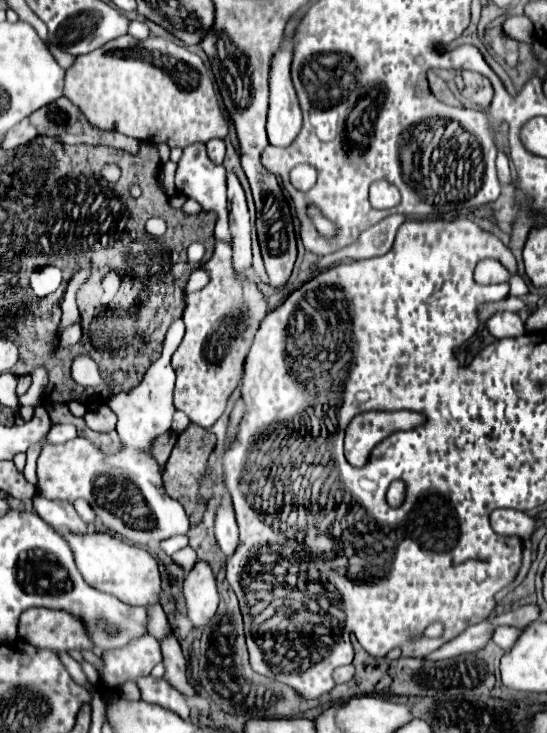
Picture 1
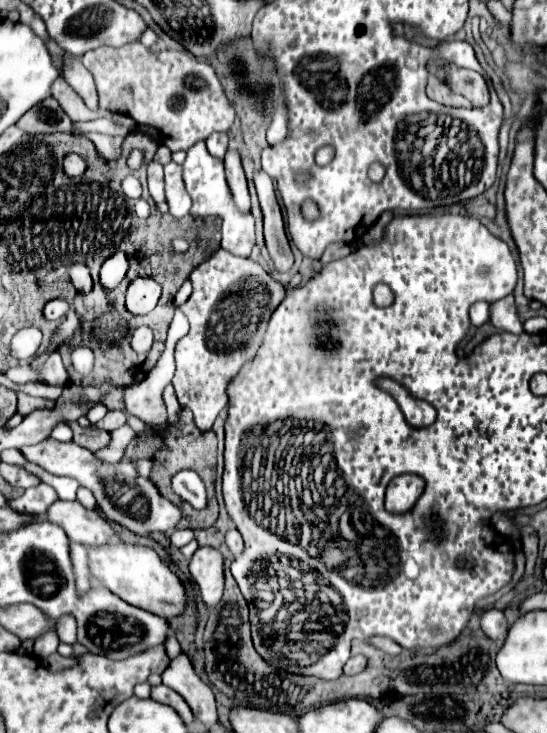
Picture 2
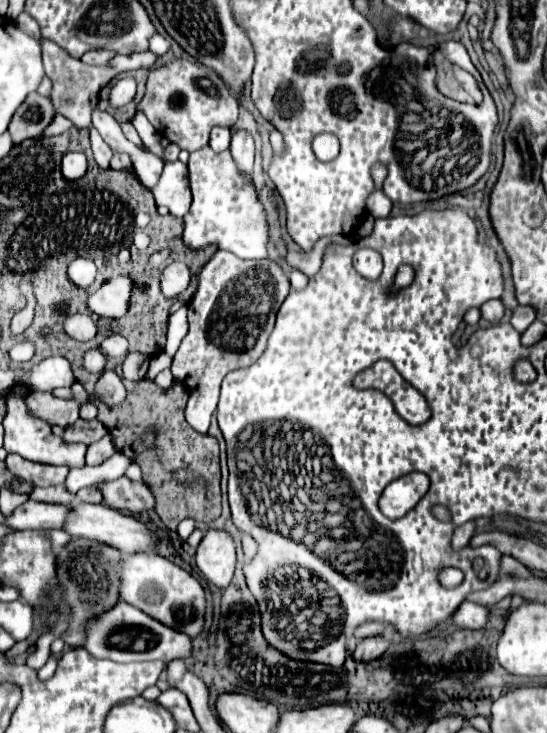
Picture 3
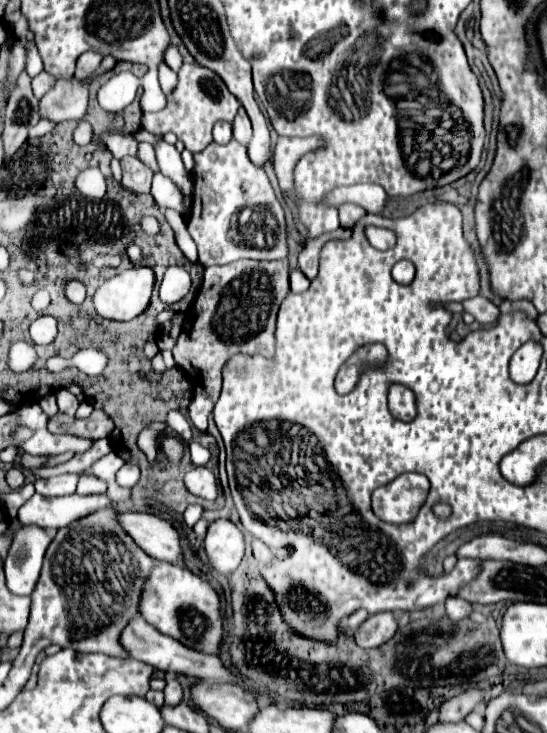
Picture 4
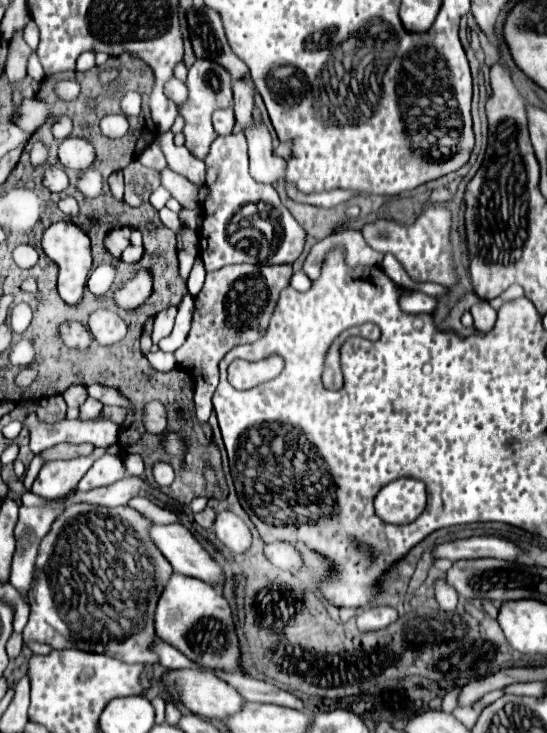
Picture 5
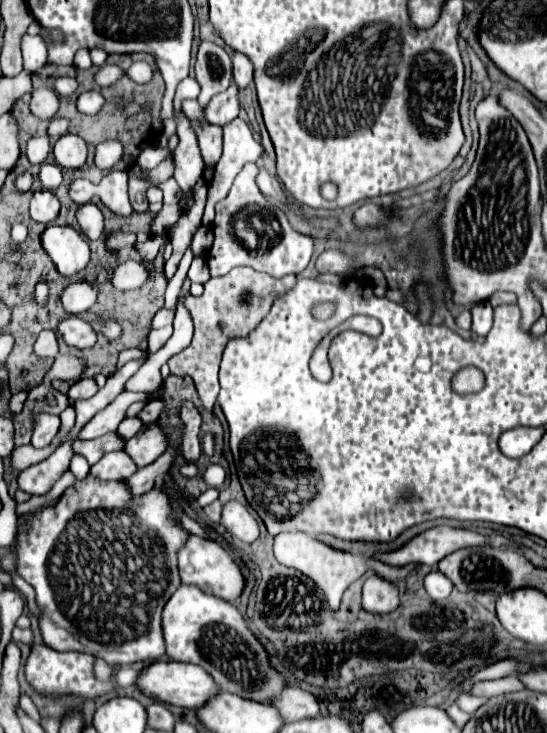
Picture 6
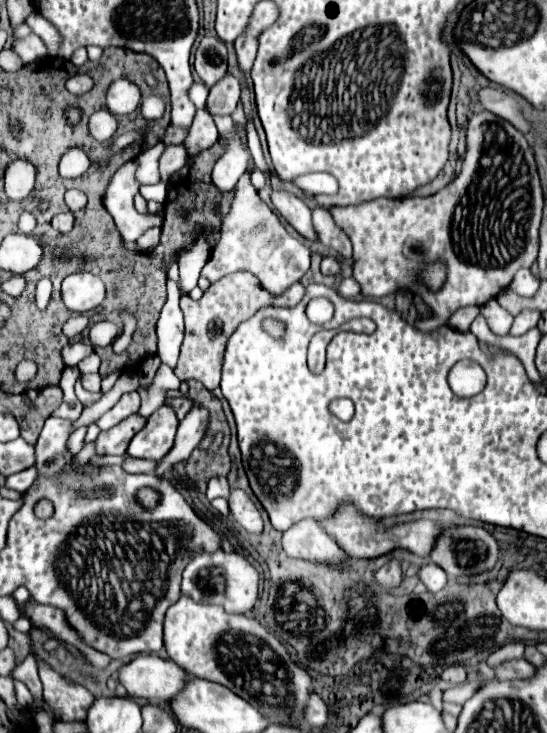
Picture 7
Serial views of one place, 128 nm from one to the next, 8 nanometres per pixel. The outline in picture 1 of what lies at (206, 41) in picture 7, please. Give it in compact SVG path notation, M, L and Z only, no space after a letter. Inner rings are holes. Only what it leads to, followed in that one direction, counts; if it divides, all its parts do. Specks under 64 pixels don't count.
M120 36L110 40L98 50L78 56L76 64L66 72L64 96L100 130L116 130L136 140L168 144L170 148L186 148L194 142L208 142L210 138L224 138L228 134L228 120L222 114L214 82L200 56L188 52L164 38L136 40L132 36Z

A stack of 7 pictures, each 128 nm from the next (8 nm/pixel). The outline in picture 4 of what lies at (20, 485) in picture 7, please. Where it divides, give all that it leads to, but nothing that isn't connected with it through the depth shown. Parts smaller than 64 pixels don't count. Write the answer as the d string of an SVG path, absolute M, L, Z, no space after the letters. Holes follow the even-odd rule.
M60 474L52 478L38 478L36 492L42 496L68 496L76 492L76 482L80 474Z

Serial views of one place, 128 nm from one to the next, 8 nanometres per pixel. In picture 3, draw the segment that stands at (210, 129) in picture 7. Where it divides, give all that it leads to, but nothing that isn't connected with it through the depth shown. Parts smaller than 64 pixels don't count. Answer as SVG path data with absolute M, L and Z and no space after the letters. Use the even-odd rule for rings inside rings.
M42 40L42 62L44 62L46 76L52 80L50 102L54 106L54 112L62 114L64 118L68 118L78 128L90 128L90 132L92 132L90 140L92 140L94 160L102 168L110 166L112 150L104 144L104 140L100 138L100 134L92 128L92 122L90 122L90 114L92 114L90 98L92 98L92 94L98 92L102 86L106 86L110 80L114 80L118 74L124 74L124 72L130 72L130 70L136 70L136 68L152 68L156 64L156 60L158 60L158 56L154 52L140 52L140 54L132 54L132 56L116 56L106 66L88 66L88 64L84 64L84 62L74 60L72 56L68 56L60 46L52 44L50 40Z

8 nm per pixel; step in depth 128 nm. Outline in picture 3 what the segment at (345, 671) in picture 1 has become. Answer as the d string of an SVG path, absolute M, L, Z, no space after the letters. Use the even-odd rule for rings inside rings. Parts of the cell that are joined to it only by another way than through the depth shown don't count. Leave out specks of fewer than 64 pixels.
M384 634L364 638L364 640L358 642L358 646L354 650L354 658L356 660L364 660L364 662L376 660L376 658L380 658L388 650L388 646L390 646L390 640Z

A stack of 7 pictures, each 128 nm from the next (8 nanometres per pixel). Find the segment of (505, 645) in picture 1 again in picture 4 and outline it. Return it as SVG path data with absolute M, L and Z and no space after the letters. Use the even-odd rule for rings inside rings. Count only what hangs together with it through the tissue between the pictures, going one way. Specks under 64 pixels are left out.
M450 596L446 600L446 614L448 614L450 620L462 620L470 612L472 612L472 606L466 600L462 600L458 596Z

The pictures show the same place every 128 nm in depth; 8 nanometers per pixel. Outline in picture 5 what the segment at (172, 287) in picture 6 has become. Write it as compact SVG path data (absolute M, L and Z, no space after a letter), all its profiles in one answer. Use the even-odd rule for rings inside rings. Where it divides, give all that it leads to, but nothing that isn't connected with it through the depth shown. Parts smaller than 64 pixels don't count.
M168 306L162 312L154 316L154 328L152 328L152 344L158 344L162 338L166 338L172 332L176 318L176 306Z

